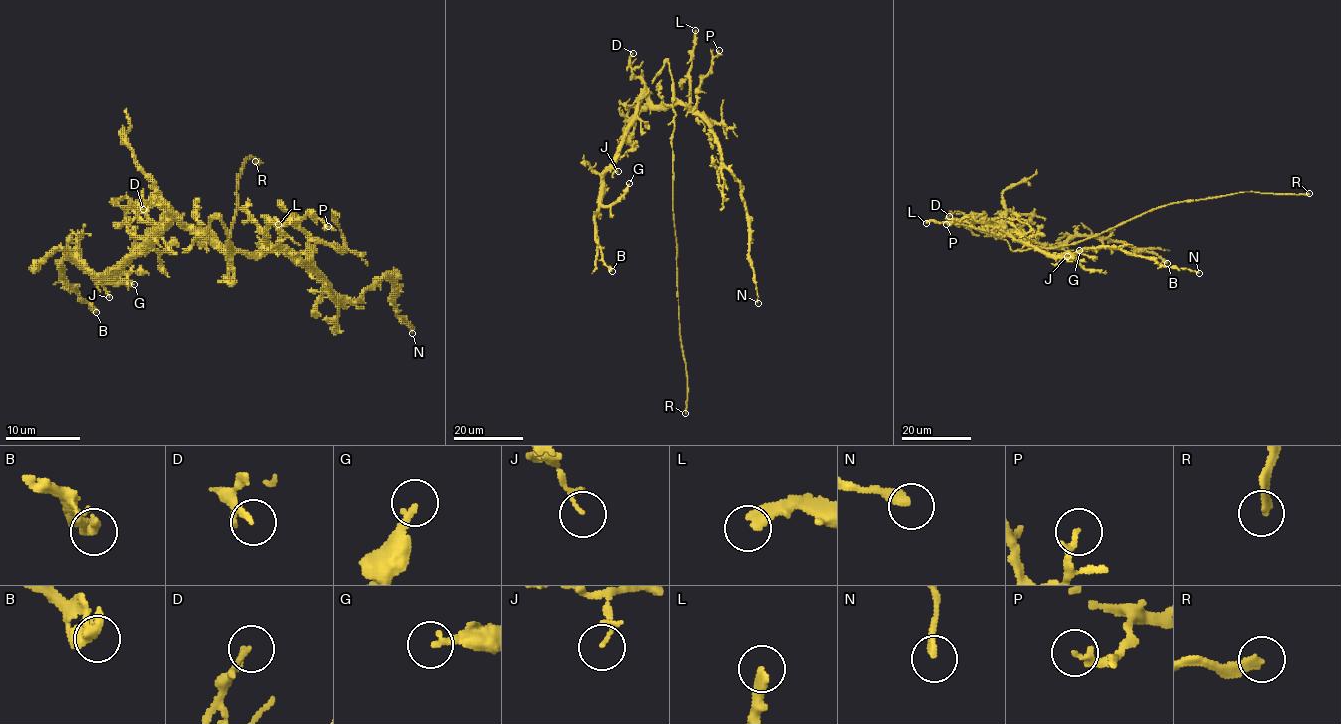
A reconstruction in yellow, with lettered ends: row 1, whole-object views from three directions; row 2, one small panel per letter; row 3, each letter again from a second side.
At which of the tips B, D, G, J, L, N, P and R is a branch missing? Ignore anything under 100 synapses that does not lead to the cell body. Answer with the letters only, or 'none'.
R

